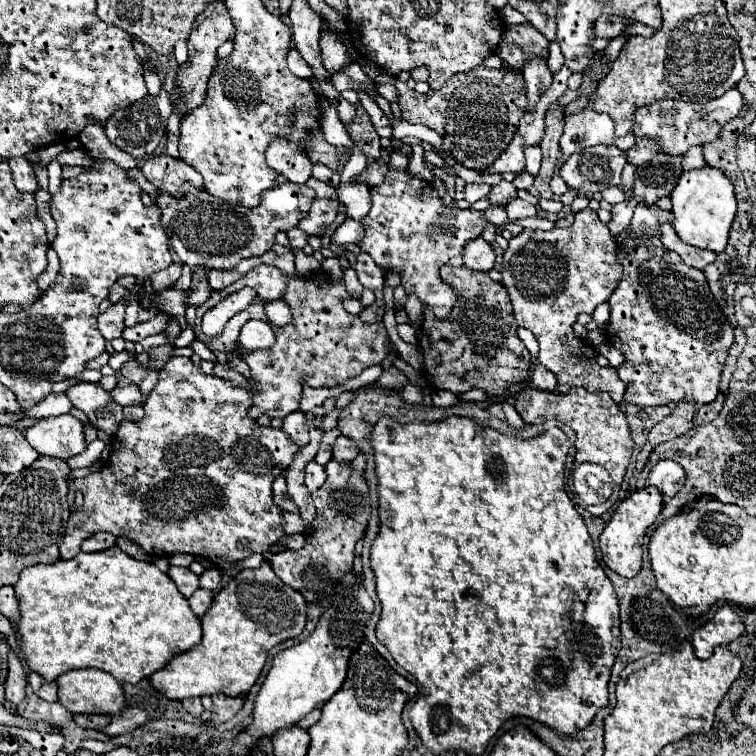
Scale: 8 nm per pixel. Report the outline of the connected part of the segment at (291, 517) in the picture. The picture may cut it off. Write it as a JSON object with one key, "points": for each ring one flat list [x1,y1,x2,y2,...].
{"points":[[284,513,284,519,286,519,284,531,286,531,288,535,304,533,304,521,300,519,300,515,296,515,296,513]]}

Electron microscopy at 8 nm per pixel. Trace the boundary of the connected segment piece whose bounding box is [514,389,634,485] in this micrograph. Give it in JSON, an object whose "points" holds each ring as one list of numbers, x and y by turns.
{"points":[[526,389,516,395,514,403,516,411,528,425,544,423,544,419,558,419,568,425,576,433,576,463,596,463,602,465,616,485,622,483,626,467,630,463,630,455,634,449,634,441,630,435,630,427,626,423,626,415,612,401,608,393,590,393,586,389,572,389,566,395]]}

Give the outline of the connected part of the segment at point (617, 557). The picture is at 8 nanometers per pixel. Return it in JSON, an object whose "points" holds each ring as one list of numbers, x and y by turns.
{"points":[[646,487,640,491,634,491,628,499,624,499,618,509,614,511,612,519,608,521,606,529,600,535,600,551,604,563,622,577,636,577,642,567,642,543,646,529,656,521,664,505,662,493,656,487]]}

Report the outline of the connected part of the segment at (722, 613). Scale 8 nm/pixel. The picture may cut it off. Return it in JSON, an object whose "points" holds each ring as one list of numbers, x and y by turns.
{"points":[[724,605,712,621,694,631,692,645,698,659,708,659,718,645,730,645,738,637,744,635,744,623,732,611,732,607]]}

